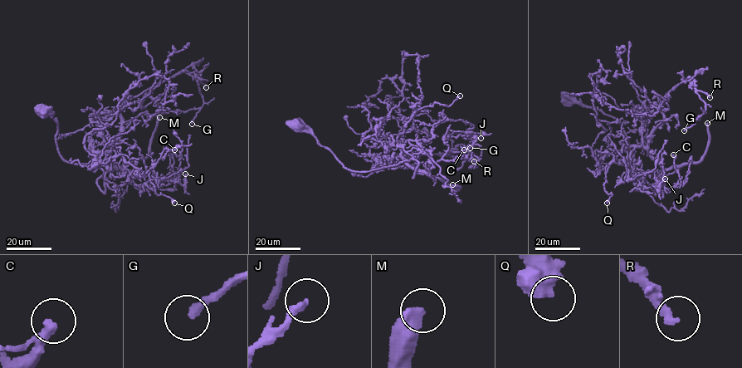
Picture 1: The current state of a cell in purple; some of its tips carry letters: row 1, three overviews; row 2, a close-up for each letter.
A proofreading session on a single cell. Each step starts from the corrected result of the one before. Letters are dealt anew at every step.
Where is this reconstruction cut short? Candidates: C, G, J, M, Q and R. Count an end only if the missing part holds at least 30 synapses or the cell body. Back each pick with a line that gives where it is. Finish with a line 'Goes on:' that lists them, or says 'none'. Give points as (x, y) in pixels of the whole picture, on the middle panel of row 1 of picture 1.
M: Place: (452, 184)
R: Place: (474, 161)
Goes on: M, R

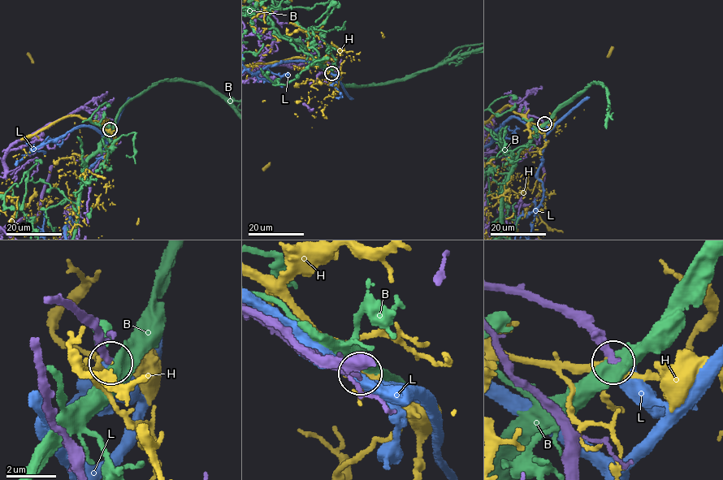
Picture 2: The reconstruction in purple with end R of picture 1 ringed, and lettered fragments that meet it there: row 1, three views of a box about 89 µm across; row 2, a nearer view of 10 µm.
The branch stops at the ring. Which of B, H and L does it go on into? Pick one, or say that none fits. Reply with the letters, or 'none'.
none

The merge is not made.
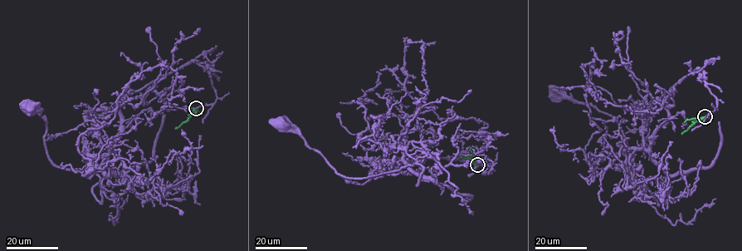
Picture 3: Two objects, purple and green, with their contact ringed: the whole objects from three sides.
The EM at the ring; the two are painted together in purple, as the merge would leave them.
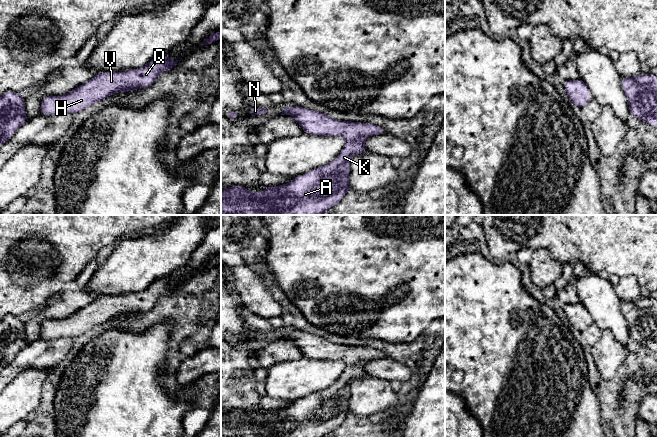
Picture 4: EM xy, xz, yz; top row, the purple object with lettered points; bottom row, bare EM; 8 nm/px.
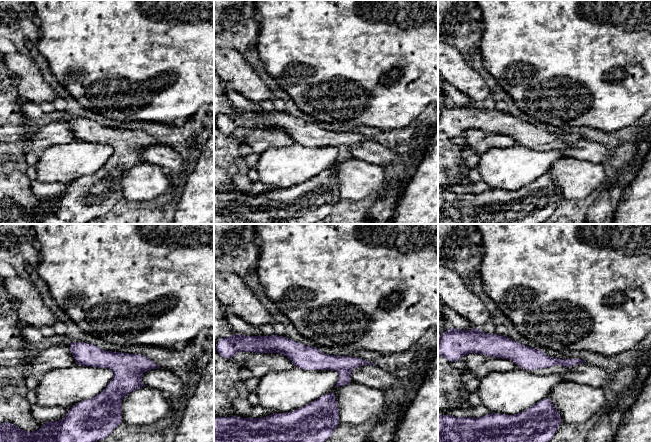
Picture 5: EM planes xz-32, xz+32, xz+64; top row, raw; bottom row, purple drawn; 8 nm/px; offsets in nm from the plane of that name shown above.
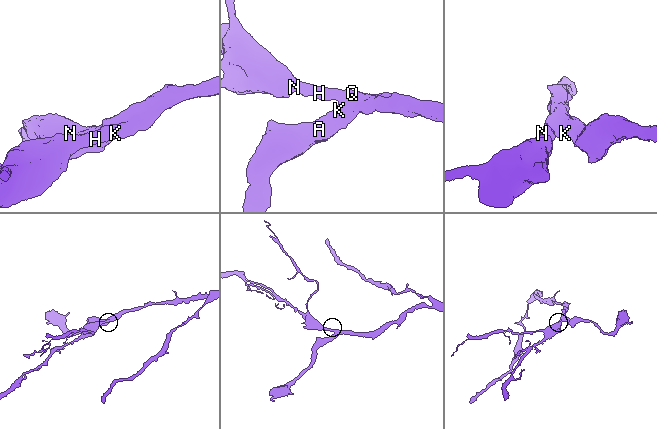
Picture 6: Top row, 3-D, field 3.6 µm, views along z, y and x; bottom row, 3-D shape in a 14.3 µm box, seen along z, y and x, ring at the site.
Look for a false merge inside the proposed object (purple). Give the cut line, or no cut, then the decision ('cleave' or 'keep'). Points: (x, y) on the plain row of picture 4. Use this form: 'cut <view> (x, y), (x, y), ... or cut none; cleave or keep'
cut none; keep

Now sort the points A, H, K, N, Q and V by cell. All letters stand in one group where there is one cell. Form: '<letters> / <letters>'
A H K N Q V

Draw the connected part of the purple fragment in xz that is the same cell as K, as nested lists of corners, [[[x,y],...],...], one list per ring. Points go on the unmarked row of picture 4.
[[[298,329],[285,331],[280,339],[293,340],[303,357],[345,361],[342,375],[326,389],[286,408],[265,411],[259,418],[244,410],[221,413],[221,437],[324,437],[351,413],[351,381],[368,376],[364,368],[367,361],[386,357],[379,349],[335,344],[324,336]]]

